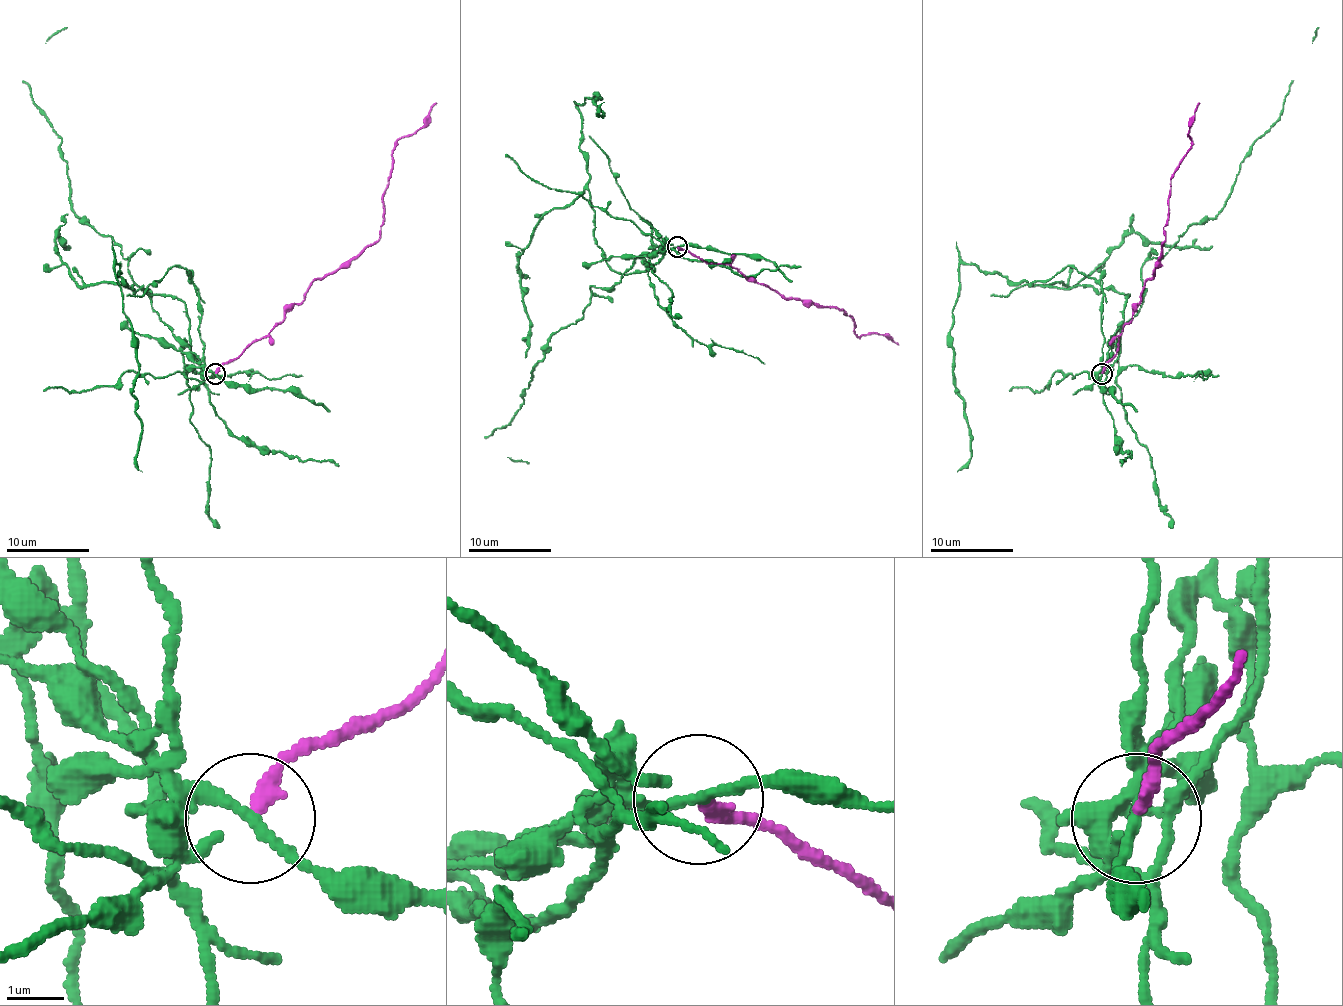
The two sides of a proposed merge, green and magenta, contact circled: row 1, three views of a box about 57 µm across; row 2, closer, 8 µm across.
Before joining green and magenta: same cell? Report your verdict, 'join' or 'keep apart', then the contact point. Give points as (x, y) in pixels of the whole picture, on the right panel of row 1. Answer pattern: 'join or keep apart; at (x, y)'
keep apart; at (1102, 374)

